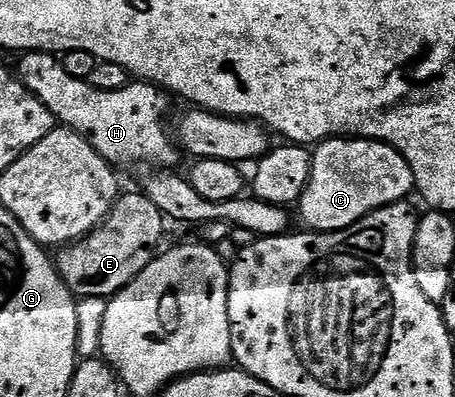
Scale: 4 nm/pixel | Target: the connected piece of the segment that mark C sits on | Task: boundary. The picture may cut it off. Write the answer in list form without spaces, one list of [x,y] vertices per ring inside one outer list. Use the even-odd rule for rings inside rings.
[[[331,137],[319,144],[312,153],[314,162],[308,179],[308,187],[298,200],[296,212],[302,216],[307,230],[319,233],[335,233],[338,229],[352,227],[360,219],[364,219],[385,205],[395,205],[398,201],[406,201],[409,193],[415,192],[414,173],[409,163],[398,154],[391,145],[382,141],[367,141],[353,137]]]

